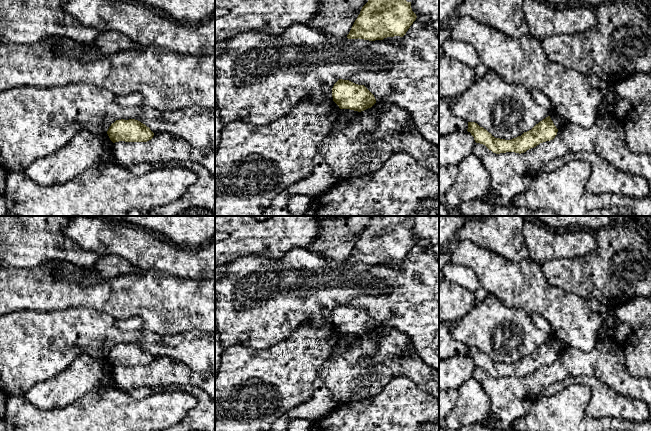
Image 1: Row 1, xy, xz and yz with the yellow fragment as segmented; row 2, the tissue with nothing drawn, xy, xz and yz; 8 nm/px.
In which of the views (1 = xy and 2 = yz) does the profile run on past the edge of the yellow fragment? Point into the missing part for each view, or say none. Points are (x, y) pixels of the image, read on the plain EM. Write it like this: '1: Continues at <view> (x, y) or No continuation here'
1: No continuation here
2: No continuation here

